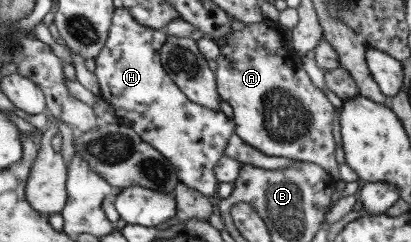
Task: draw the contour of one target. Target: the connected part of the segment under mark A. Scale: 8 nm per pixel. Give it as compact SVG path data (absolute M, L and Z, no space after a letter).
M234 19L230 20L230 33L226 35L224 40L220 40L219 44L219 54L216 58L215 62L218 65L217 70L214 72L216 88L218 91L218 96L229 104L232 108L233 114L233 122L234 122L234 134L242 140L244 144L255 148L260 154L264 156L276 156L282 158L290 158L292 160L311 162L325 168L333 178L338 181L339 174L337 171L336 160L334 159L334 140L332 139L332 120L333 120L333 112L335 109L330 105L328 99L320 89L316 86L312 85L310 79L308 79L308 75L302 68L302 62L300 60L300 56L295 53L292 49L291 44L288 41L284 41L282 39L282 32L280 30L272 30L272 28L268 28L266 24L263 23L254 23L250 25L246 25L242 22L234 21Z

